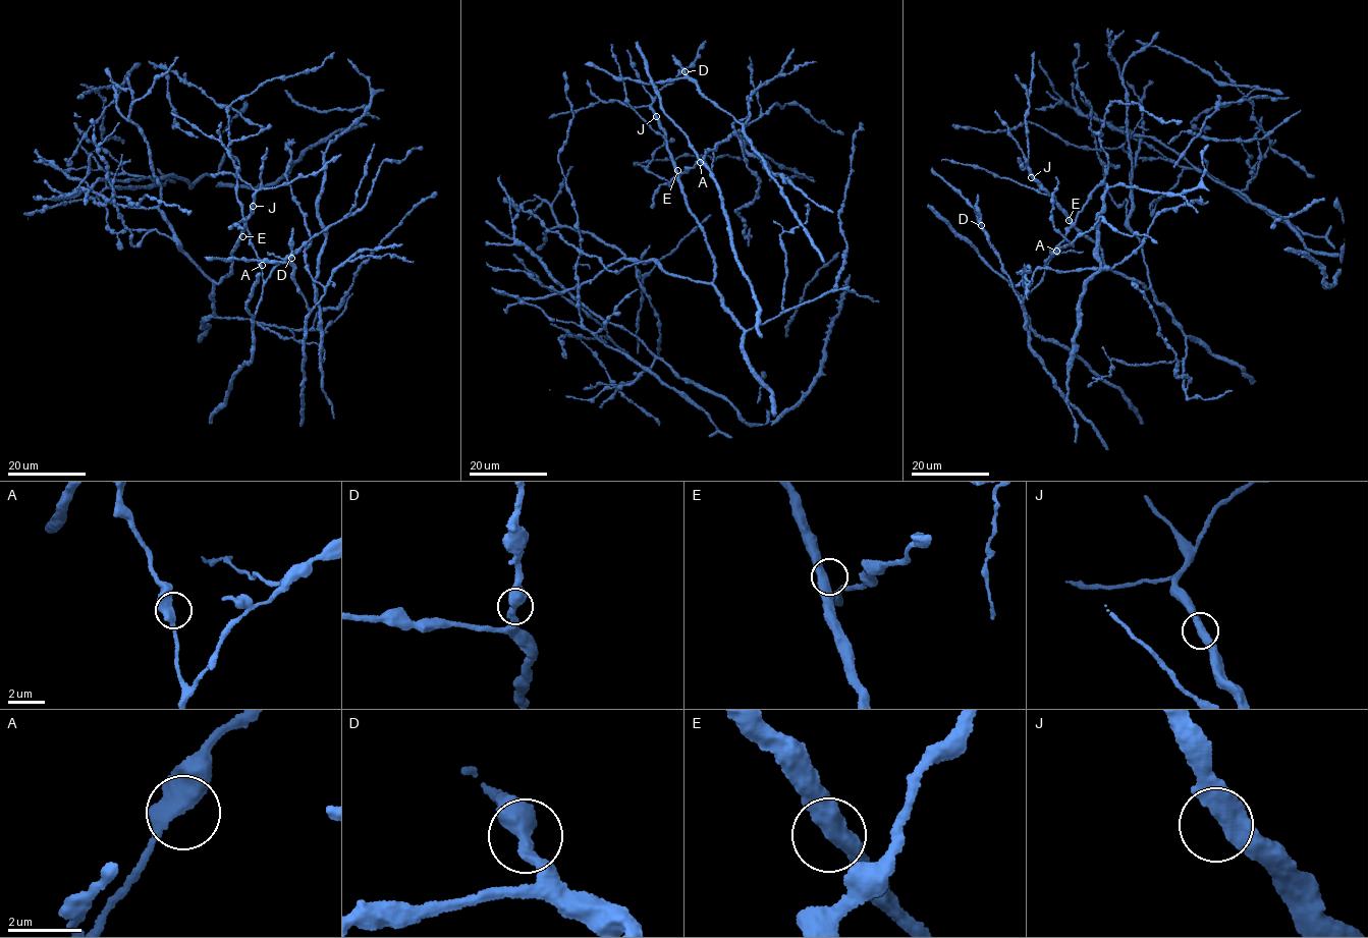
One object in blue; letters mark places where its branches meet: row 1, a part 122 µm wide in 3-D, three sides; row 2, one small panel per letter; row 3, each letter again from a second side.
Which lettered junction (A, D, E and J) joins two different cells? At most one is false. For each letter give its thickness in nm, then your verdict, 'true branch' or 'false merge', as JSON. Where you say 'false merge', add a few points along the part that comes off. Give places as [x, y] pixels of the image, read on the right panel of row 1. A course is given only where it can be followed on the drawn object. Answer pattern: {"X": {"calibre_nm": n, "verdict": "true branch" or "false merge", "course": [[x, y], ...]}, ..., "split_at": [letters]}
{"A": {"calibre_nm": 460, "verdict": "true branch"}, "D": {"calibre_nm": 460, "verdict": "true branch"}, "E": {"calibre_nm": 480, "verdict": "true branch"}, "J": {"calibre_nm": 480, "verdict": "true branch"}, "split_at": []}

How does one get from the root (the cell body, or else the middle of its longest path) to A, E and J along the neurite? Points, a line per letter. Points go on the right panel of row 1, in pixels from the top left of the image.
A: (1132, 199), (1129, 228), (1139, 239), (1149, 287), (1110, 270), (1102, 250), (1069, 220), (1071, 228), (1056, 251)
E: (1132, 199), (1129, 228), (1139, 239), (1151, 283), (1147, 288), (1106, 266), (1102, 250), (1069, 220)
J: (1132, 199), (1129, 228), (1139, 239), (1151, 283), (1147, 288), (1106, 266), (1102, 250), (1031, 177)

